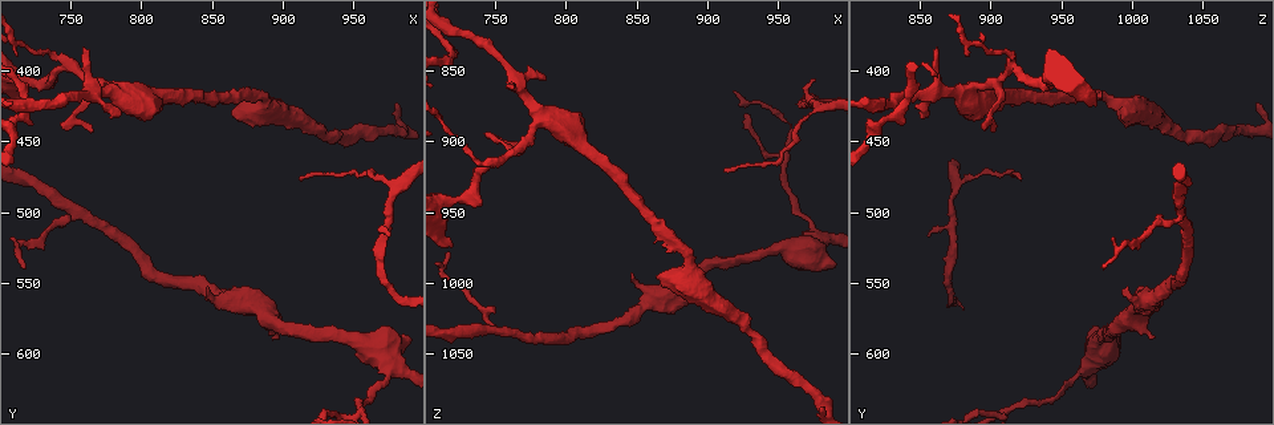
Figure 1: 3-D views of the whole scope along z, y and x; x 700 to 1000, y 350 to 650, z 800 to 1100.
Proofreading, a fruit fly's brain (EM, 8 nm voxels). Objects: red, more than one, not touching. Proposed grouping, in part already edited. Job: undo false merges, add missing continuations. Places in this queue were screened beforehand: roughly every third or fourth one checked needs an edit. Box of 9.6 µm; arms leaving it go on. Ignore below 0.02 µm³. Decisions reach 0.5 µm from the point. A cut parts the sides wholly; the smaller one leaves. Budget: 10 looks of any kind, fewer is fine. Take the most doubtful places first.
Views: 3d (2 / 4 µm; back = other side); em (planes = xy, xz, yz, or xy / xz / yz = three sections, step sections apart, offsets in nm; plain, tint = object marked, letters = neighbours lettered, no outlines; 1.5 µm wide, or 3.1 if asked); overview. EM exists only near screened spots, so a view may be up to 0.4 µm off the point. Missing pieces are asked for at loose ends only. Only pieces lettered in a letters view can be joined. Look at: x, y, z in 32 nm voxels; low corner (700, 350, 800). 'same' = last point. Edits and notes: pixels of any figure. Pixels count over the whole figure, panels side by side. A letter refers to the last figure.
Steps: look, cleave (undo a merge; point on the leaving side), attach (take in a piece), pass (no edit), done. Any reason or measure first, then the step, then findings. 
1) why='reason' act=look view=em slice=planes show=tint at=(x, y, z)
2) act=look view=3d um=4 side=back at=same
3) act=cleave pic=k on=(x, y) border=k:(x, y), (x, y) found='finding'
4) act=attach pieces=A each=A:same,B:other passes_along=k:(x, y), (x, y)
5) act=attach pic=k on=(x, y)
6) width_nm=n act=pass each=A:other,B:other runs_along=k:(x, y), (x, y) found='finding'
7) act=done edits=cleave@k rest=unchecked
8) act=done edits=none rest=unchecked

why='branch stops here' act=look view=em slice=planes show=plain at=(974, 516, 858)

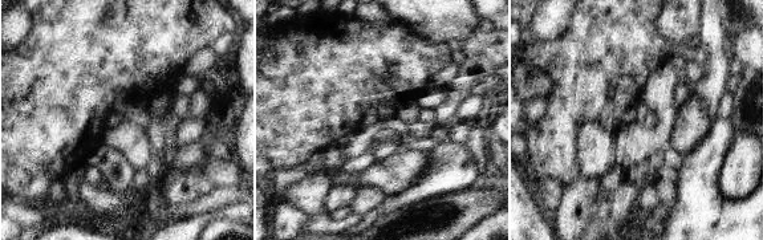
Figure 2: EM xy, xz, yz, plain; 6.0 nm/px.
act=look view=em slice=planes show=letters at=same

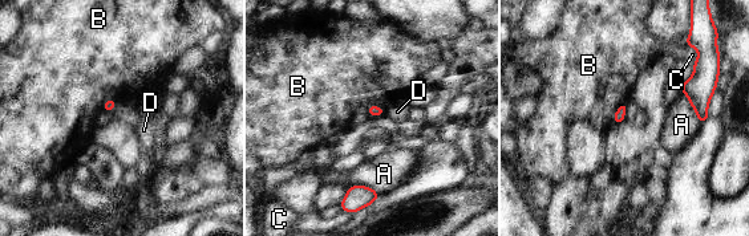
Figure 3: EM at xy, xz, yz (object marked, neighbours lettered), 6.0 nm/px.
act=pass each=A:other,B:other,C:other,D:other found='no lettered piece goes on from it'

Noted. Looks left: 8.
why='stops while still wide' act=look view=em slice=planes show=letters at=(866, 430, 998)

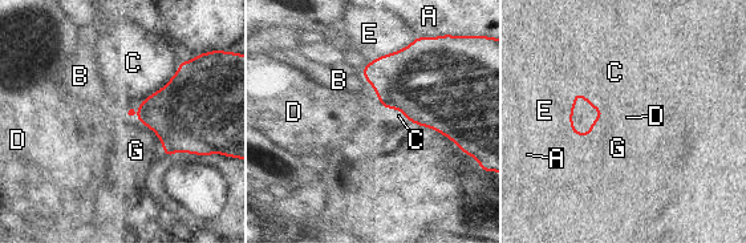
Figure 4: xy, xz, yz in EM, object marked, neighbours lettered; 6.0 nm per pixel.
act=pass each=A:other,B:other,C:other,D:other,E:other,G:other border=4:(365, 79), (381, 102) found='no lettered piece goes on from it'

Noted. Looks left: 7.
why='branch stops here' act=look view=em slice=planes show=tint at=(894, 590, 1012)

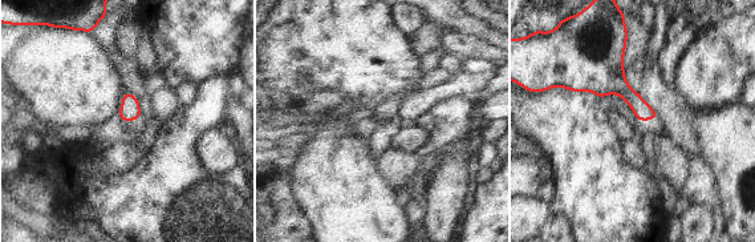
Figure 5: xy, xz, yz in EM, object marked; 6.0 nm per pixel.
why='see the neighbours' act=look view=em slice=planes show=letters at=same

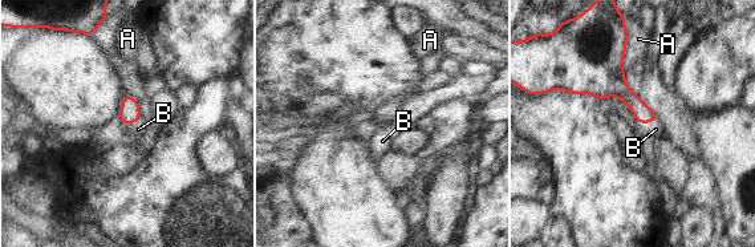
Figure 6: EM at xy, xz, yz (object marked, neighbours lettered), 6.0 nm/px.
act=attach pieces=B each=A:other,B:same passes_along=6:(642, 114), (648, 122), (656, 129) found='it goes on there'

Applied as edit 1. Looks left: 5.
why='arms part here' act=look view=3d um=4 side=back at=(748, 396, 916)

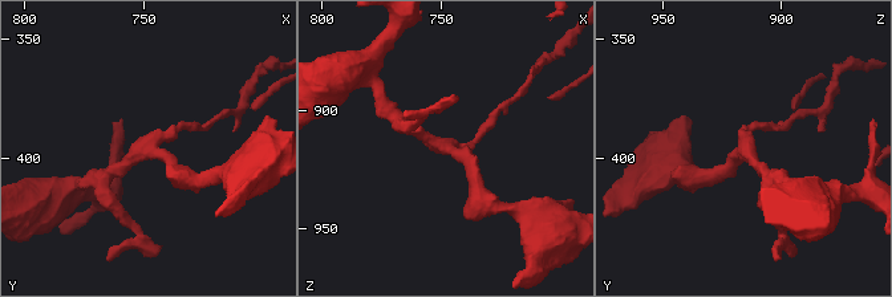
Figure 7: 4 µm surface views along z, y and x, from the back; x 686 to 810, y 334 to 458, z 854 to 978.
arms=3 act=look view=em slice=xz step=8 show=plain at=(748, 396, 914)

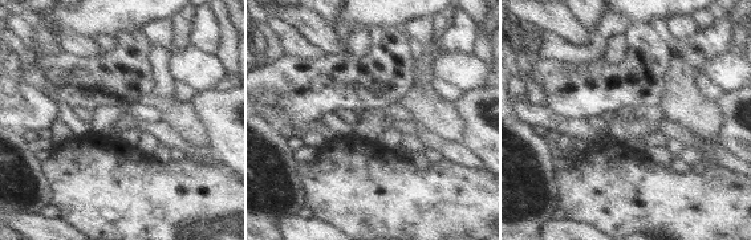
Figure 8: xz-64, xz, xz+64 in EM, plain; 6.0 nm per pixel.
act=look view=em slice=xz step=8 show=letters at=same

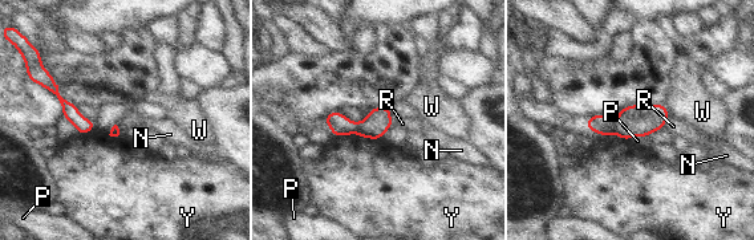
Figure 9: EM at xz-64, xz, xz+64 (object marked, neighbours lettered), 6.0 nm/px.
act=cleave pic=9 on=(602, 125) each=N:other,P:other,R:other,W:other,Y:other border=9:(613, 122), (611, 133) found='two neurons meet here'

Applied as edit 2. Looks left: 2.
act=done edits=attach@6,cleave@9 rest=unchecked

